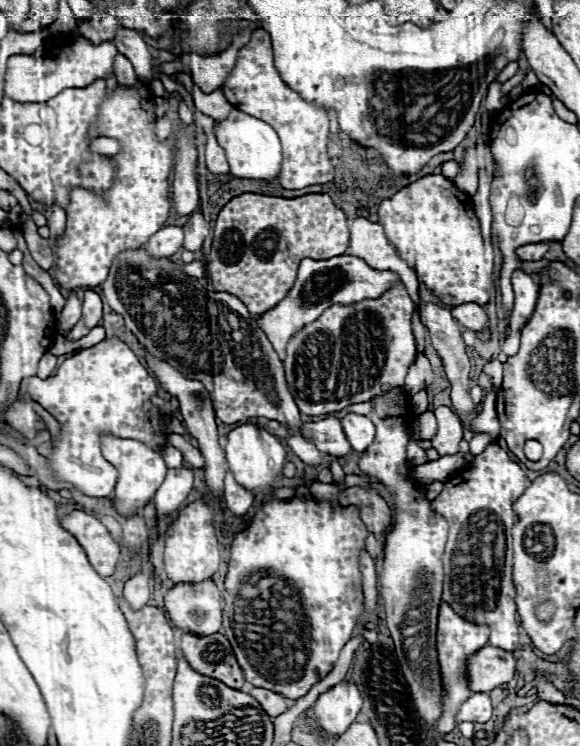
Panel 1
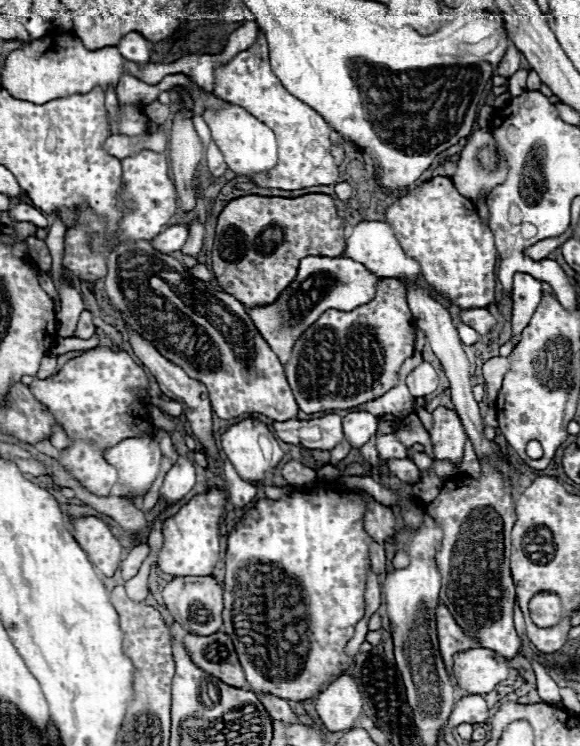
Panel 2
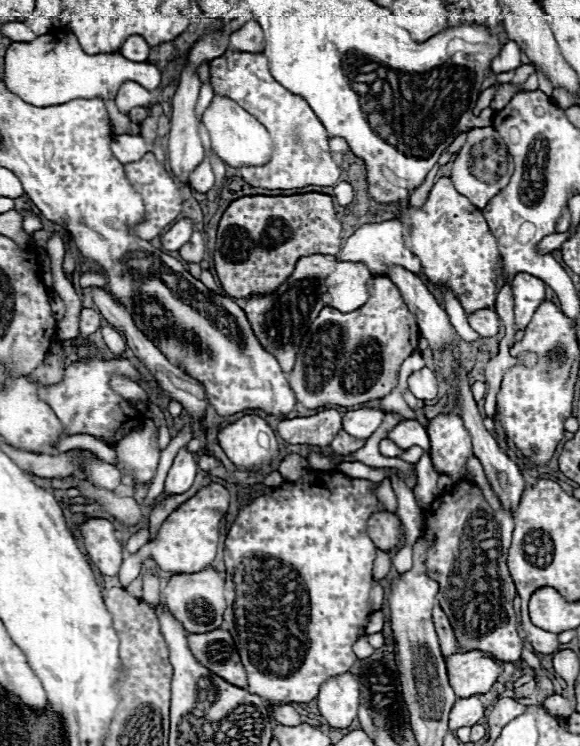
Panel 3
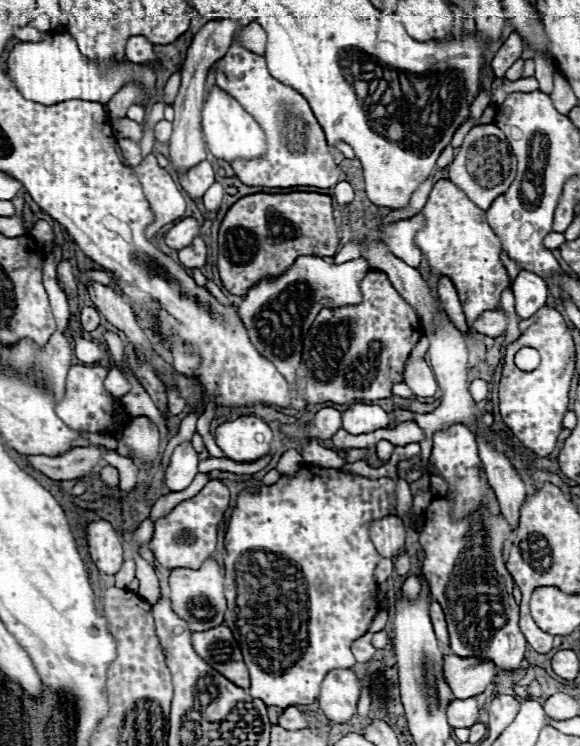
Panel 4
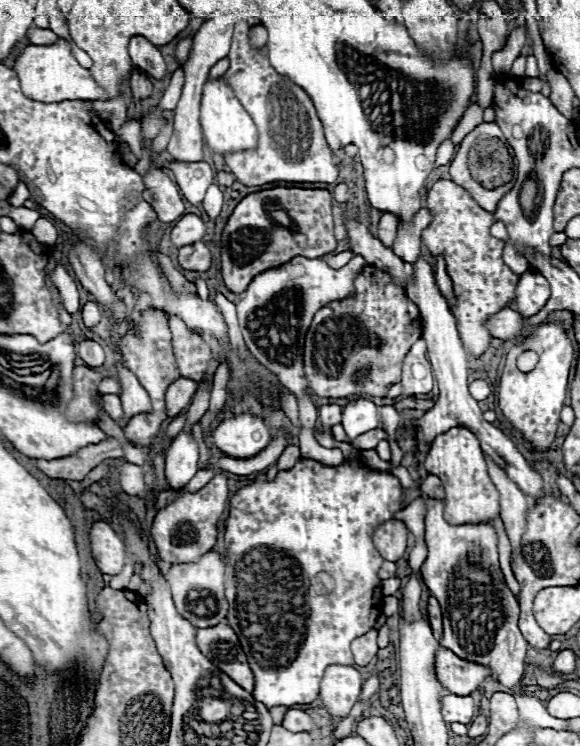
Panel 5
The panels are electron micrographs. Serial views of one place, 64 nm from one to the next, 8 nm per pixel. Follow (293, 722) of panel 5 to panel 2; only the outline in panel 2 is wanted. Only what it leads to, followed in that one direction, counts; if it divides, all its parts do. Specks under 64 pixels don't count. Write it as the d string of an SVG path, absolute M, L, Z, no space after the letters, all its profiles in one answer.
M256 694L260 696L260 702L264 704L266 712L274 718L274 720L286 720L290 724L296 722L296 714L292 712L292 708L288 706L286 700L278 698L278 696L272 696L272 694Z

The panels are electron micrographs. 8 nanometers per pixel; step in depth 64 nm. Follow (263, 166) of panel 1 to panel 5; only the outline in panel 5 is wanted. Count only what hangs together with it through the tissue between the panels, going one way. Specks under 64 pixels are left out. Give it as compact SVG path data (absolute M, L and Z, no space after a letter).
M220 78L208 80L202 92L202 108L200 108L200 122L204 130L204 140L216 154L232 154L232 152L246 152L254 150L258 144L258 130L250 114L242 108L242 104L236 100L232 88Z

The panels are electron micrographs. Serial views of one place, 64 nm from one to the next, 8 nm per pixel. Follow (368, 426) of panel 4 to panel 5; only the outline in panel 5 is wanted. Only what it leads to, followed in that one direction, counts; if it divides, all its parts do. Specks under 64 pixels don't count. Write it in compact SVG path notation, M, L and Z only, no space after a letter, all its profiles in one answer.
M356 398L344 406L342 426L348 438L356 438L368 430L380 428L380 414L378 406L368 398Z

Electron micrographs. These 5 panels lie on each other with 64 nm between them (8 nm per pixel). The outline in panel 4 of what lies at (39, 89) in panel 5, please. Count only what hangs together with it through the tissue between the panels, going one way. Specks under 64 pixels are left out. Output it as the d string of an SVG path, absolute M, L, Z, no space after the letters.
M52 34L44 36L40 42L18 42L8 54L8 76L16 84L18 92L36 104L52 106L64 100L92 100L92 102L110 102L110 98L128 82L142 84L146 90L156 86L156 72L144 64L132 62L112 62L112 66L100 66L96 60L86 60L76 40L70 34Z

